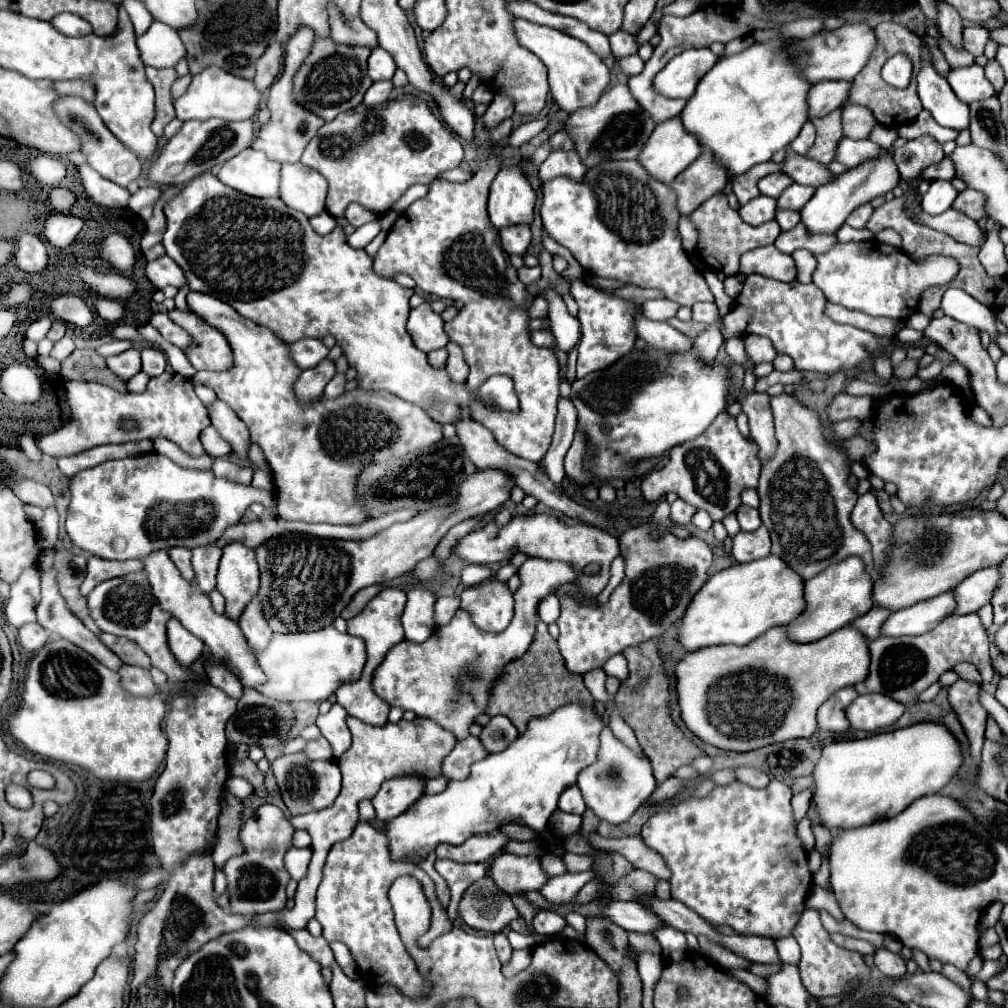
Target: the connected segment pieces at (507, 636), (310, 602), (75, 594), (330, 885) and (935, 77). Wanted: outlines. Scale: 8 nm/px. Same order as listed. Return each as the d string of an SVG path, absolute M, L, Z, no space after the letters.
M526 559L518 570L521 583L513 594L514 616L512 623L500 633L484 633L472 625L472 617L466 611L458 611L452 621L438 627L428 641L416 645L412 641L402 641L394 645L384 661L378 665L372 677L372 689L390 707L400 707L404 711L414 711L420 717L436 721L440 727L450 729L456 741L470 735L470 725L488 707L492 687L500 669L508 661L516 661L532 645L536 633L538 605L546 595L552 595L560 585L574 581L574 571L570 565L544 559Z
M486 469L486 471L474 473L472 477L464 481L454 505L442 507L442 509L428 509L424 513L414 515L406 523L394 523L392 527L384 529L382 533L376 533L374 537L368 537L362 541L340 541L340 539L316 537L310 533L286 533L284 537L272 537L264 545L258 545L254 549L258 567L260 567L258 597L260 597L262 613L270 629L274 633L308 633L308 631L316 631L316 629L324 629L332 625L334 619L342 613L342 609L352 601L352 597L360 589L370 587L374 583L386 583L410 571L418 561L432 555L432 549L448 533L450 527L454 527L456 523L464 519L470 519L470 517L476 517L476 515L482 515L486 511L500 507L510 497L512 487L514 487L514 481L506 473L500 473L496 469Z
M56 551L54 565L58 569L58 587L60 587L62 597L68 603L68 607L72 609L72 613L76 617L80 617L80 621L92 633L100 635L102 631L96 627L96 623L88 615L86 597L80 593L80 585L84 581L84 573L86 573L86 557L84 555L72 555L68 551Z
M360 821L348 839L332 845L326 857L324 877L316 893L316 919L320 921L322 935L328 943L342 941L350 949L368 987L376 989L382 983L392 983L404 995L420 997L428 993L428 983L416 971L416 963L400 939L400 933L394 925L394 911L388 901L388 889L400 875L418 877L418 881L424 885L428 901L432 903L432 923L430 929L422 935L422 947L428 947L440 933L452 929L452 923L446 917L446 909L440 905L440 901L436 901L436 887L432 885L428 873L424 873L424 869L418 865L392 861L388 853L388 839L366 821Z
M926 53L918 75L918 95L924 109L930 111L936 123L940 123L942 127L956 131L968 127L968 105L962 103L956 93L952 93L948 81L934 71L932 63L926 59Z

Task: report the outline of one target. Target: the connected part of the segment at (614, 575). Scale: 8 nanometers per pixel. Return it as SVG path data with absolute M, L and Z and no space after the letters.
M618 556L611 564L610 579L605 589L597 596L598 604L604 604L609 600L614 589L622 582L625 576L625 563L621 556Z

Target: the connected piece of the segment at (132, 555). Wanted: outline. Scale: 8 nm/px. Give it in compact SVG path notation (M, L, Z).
M152 451L140 457L104 461L92 469L80 471L70 481L71 501L66 517L66 531L72 543L94 557L102 559L144 559L154 549L170 547L198 547L210 545L220 533L238 523L252 503L268 507L268 491L252 485L238 485L228 479L214 477L212 471L186 469L176 465L172 459Z

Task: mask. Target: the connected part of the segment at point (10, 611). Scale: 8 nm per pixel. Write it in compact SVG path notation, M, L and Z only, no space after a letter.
M36 567L26 569L18 581L10 585L10 599L6 603L6 619L14 627L36 621L36 599L30 595L30 585L40 585L40 571Z

